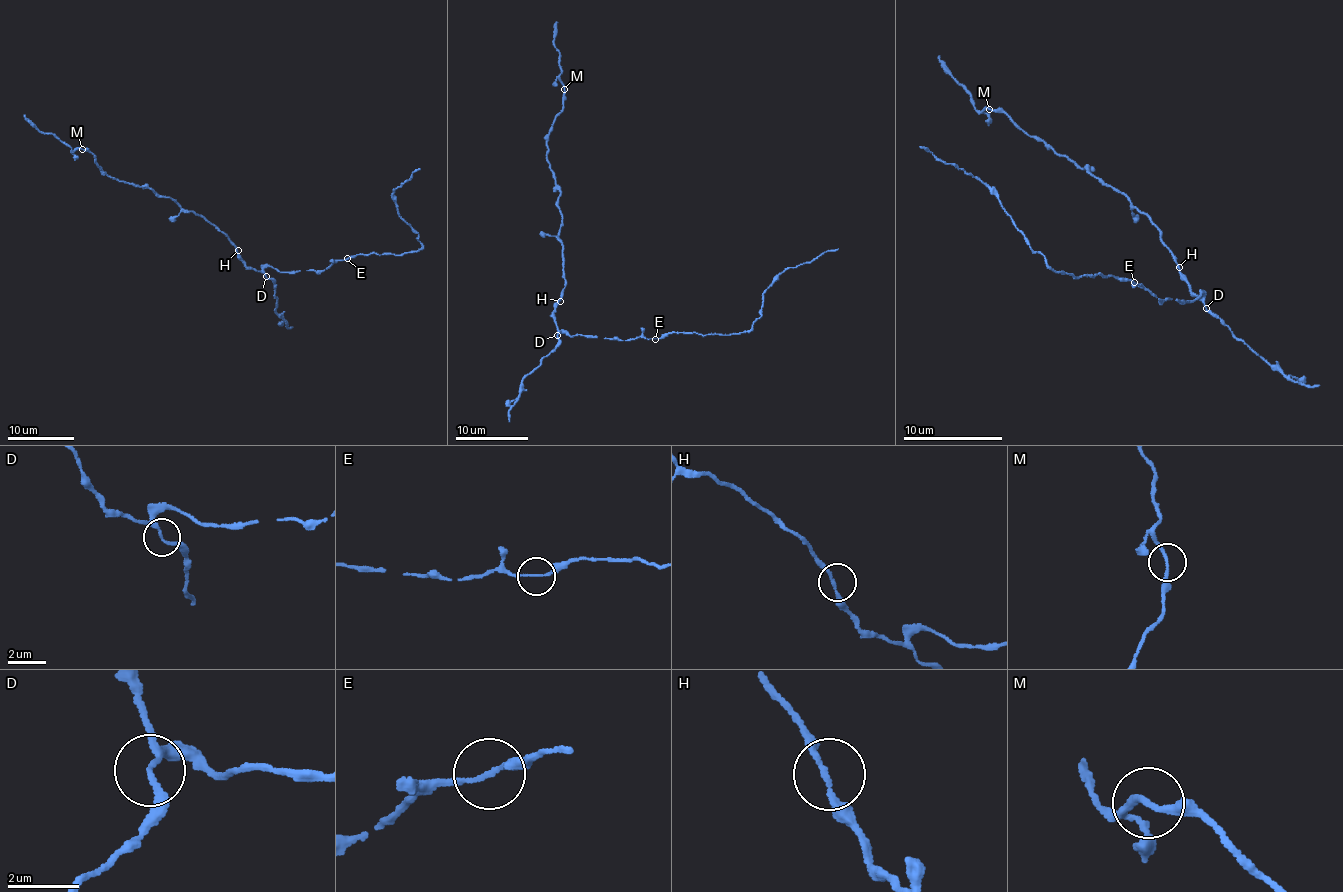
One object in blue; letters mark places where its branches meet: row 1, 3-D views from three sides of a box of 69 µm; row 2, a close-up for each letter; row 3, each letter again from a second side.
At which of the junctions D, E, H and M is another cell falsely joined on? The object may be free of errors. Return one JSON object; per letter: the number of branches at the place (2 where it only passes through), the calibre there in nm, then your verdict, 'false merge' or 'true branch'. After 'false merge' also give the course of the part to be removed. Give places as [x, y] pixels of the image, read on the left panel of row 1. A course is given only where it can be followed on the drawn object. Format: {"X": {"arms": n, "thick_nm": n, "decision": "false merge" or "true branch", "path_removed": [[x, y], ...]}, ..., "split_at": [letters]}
{"D": {"arms": 2, "thick_nm": 150, "decision": "true branch"}, "E": {"arms": 2, "thick_nm": 120, "decision": "true branch"}, "H": {"arms": 2, "thick_nm": 170, "decision": "true branch"}, "M": {"arms": 2, "thick_nm": 170, "decision": "true branch"}, "split_at": []}

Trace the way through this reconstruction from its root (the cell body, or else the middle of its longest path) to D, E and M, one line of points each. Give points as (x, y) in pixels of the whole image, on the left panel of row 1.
D: (252, 268), (265, 276)
E: (252, 268), (258, 271), (269, 266), (279, 271), (322, 272), (335, 262), (347, 258)
M: (252, 268), (227, 235), (202, 217), (146, 187), (113, 179), (99, 170), (92, 153), (82, 149)

